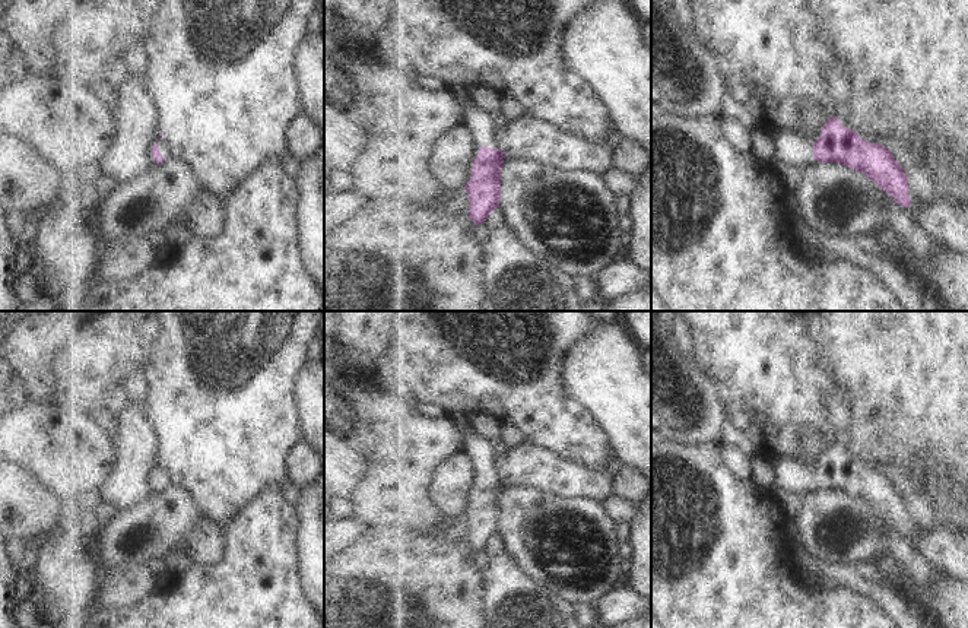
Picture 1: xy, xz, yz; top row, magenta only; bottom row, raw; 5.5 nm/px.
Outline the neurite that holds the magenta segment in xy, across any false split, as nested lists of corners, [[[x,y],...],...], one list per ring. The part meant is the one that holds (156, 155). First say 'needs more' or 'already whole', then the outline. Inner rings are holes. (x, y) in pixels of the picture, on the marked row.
needs more; [[[159,136],[153,145],[152,145],[152,156],[155,159],[155,164],[161,164],[165,159],[174,156],[174,150],[169,146],[169,143],[166,140],[162,139],[162,136]]]

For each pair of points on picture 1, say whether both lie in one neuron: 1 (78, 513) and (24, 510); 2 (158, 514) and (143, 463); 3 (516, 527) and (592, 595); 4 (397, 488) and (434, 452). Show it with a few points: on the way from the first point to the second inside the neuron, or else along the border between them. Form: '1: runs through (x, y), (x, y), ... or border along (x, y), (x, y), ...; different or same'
1: runs through (64, 513), (37, 510); same
2: border along (156, 491), (135, 506), (121, 510); different
3: runs through (540, 546), (562, 563), (561, 581), (567, 587); same
4: runs through (406, 479), (425, 460); same

